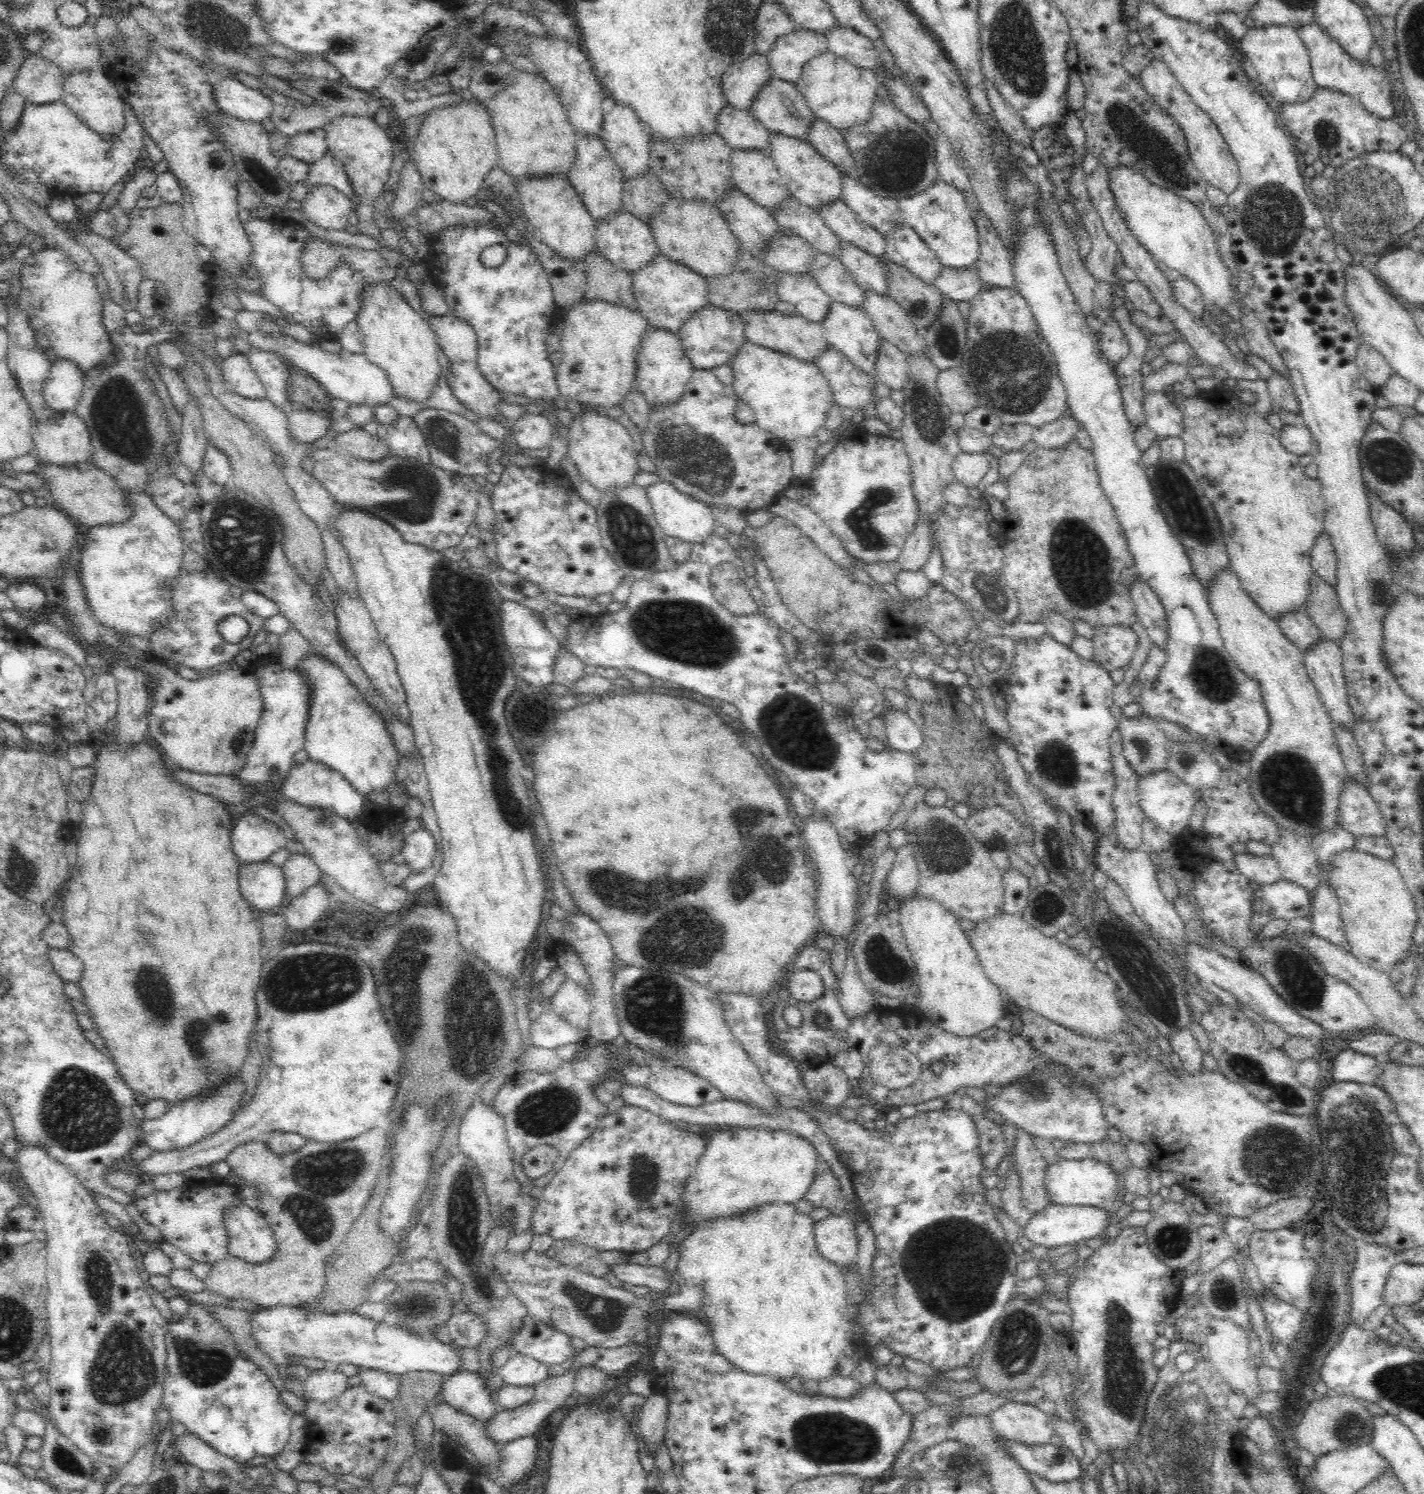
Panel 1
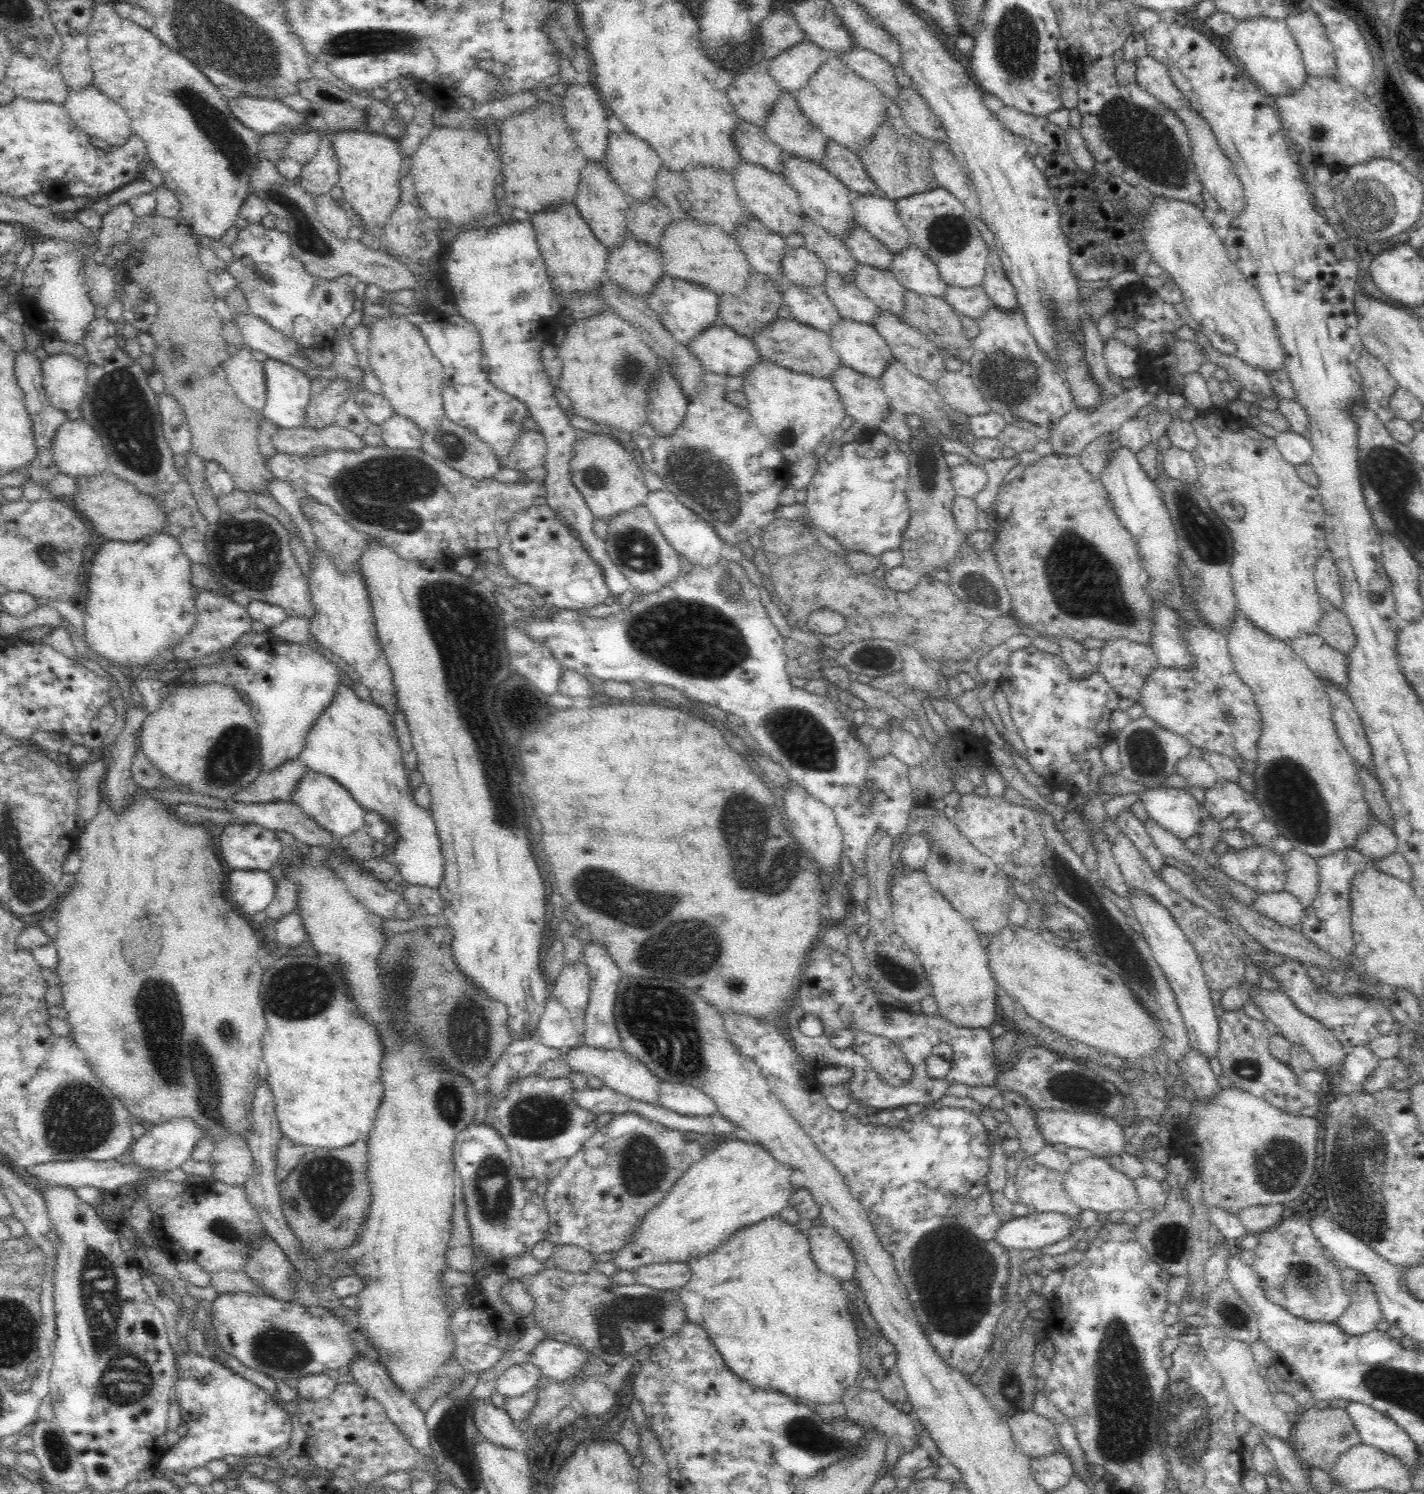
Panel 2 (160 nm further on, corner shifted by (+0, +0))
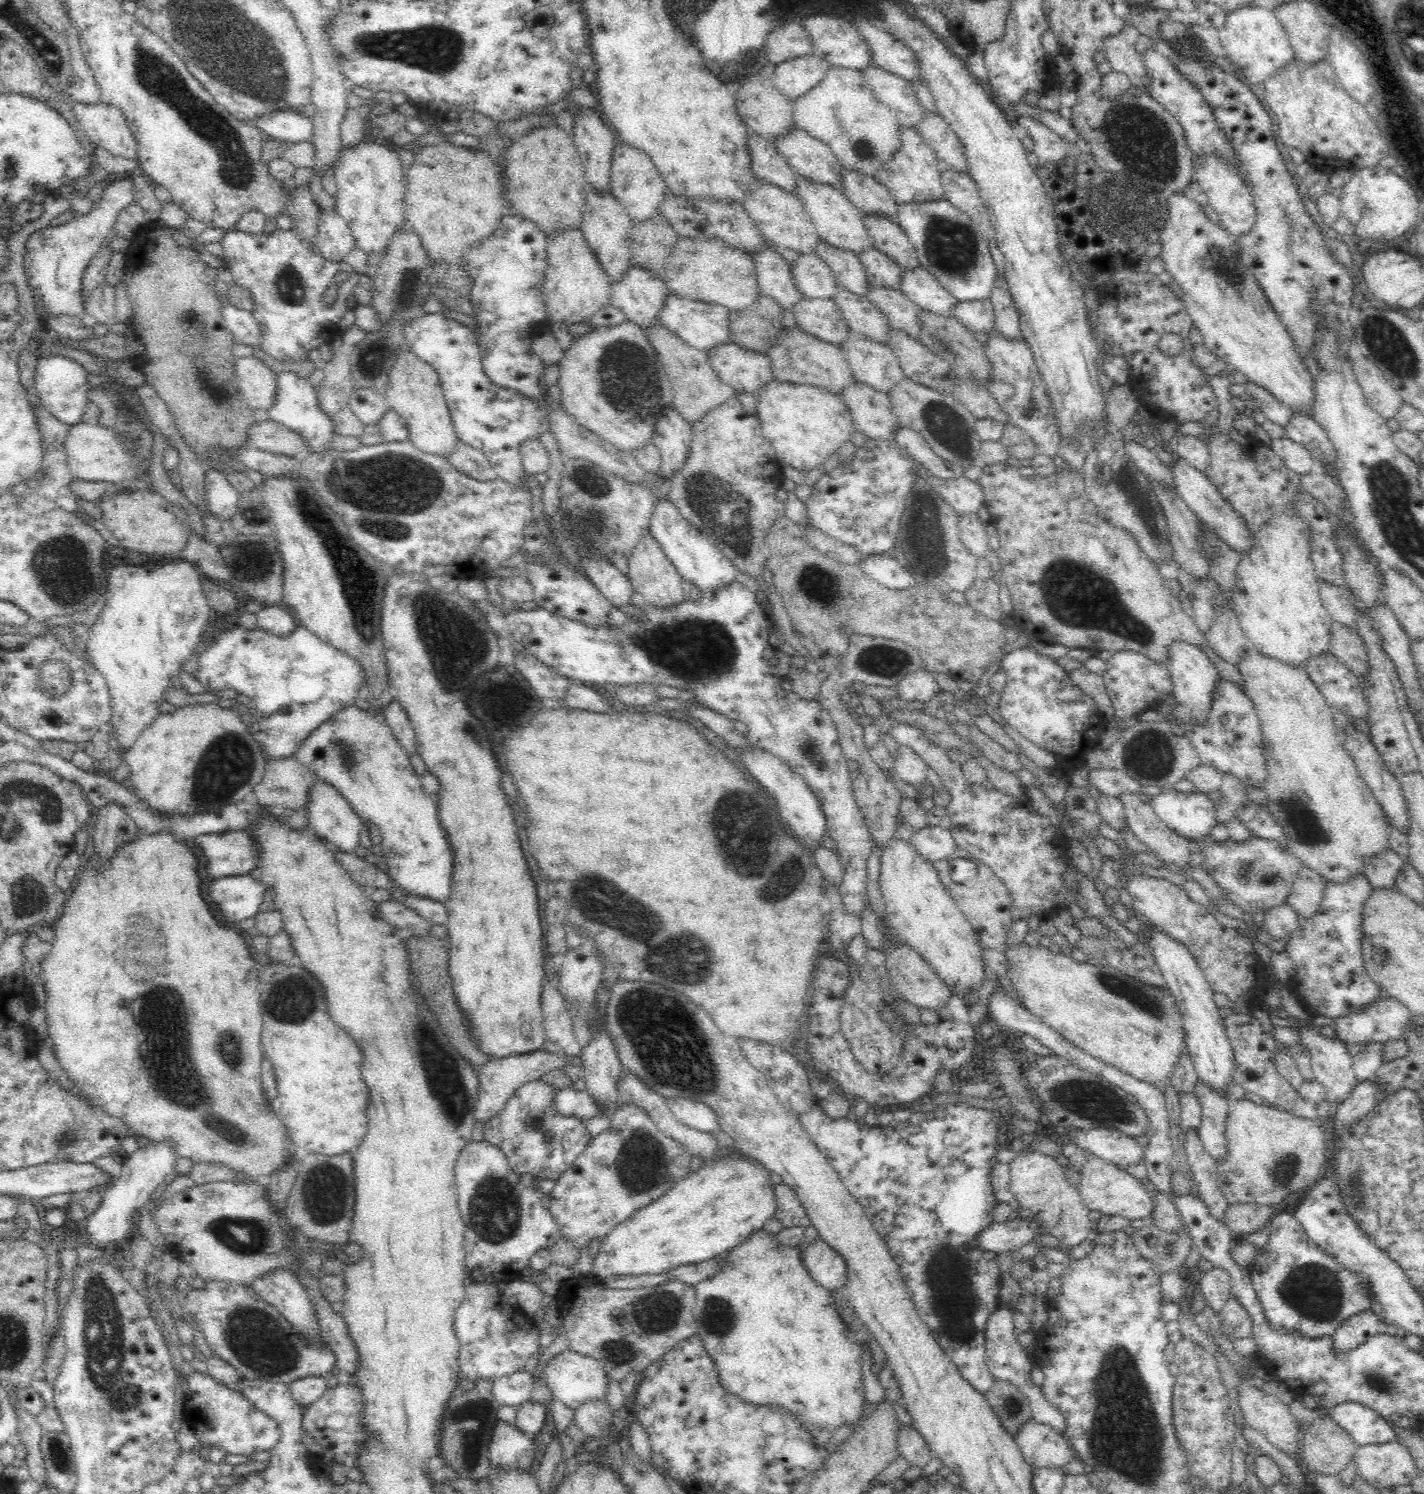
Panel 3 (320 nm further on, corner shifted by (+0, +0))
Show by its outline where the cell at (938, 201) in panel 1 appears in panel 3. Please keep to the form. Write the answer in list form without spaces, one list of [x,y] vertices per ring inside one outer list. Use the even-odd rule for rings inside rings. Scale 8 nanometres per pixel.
[[[944,199],[899,204],[896,222],[908,235],[920,266],[940,283],[957,301],[990,299],[996,267],[990,255],[990,242],[966,213]]]

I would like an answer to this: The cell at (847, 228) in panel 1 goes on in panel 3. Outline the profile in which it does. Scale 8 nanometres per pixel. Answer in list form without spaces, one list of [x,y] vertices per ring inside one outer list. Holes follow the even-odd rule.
[[[872,248],[861,252],[859,259],[864,265],[869,286],[901,290],[903,270],[886,253]]]

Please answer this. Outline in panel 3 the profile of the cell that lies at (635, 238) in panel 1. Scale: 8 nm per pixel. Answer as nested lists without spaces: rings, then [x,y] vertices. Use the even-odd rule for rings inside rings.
[[[632,267],[625,275],[611,284],[610,304],[624,312],[626,321],[630,321],[642,330],[646,330],[660,324],[659,314],[668,296],[666,283],[652,271],[640,267]]]

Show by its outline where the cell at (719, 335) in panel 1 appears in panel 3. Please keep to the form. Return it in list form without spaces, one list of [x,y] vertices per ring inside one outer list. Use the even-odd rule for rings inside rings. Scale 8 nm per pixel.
[[[732,342],[715,346],[706,353],[720,381],[728,384],[735,393],[750,393],[750,395],[755,397],[758,396],[758,392],[760,392],[762,388],[768,386],[768,383],[776,380],[767,354],[760,354],[758,351],[743,349]]]

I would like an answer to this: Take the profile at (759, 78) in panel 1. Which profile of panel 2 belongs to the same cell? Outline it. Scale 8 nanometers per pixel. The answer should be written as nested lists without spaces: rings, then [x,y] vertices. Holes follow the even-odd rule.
[[[762,59],[756,66],[746,69],[731,82],[727,95],[739,116],[758,126],[765,127],[771,108],[784,89],[769,73],[770,61]]]

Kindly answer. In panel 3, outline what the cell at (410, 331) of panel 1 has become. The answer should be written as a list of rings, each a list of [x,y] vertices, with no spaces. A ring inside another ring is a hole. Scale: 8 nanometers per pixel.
[[[407,346],[402,349],[388,373],[390,380],[383,392],[384,398],[388,406],[406,422],[408,440],[417,450],[448,460],[448,456],[456,450],[459,439],[443,396],[438,373],[428,363],[420,361]]]

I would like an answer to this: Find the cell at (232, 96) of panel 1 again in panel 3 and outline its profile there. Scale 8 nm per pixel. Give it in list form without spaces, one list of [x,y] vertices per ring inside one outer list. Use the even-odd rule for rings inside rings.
[[[275,110],[259,116],[253,124],[261,130],[266,139],[292,143],[311,142],[312,121],[300,114],[300,111]]]

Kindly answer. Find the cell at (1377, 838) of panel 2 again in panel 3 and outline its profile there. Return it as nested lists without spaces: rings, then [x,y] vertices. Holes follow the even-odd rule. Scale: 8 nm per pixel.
[[[1389,848],[1381,852],[1378,858],[1366,863],[1365,878],[1374,891],[1397,890],[1396,881],[1402,872],[1402,866],[1404,866],[1402,858]]]

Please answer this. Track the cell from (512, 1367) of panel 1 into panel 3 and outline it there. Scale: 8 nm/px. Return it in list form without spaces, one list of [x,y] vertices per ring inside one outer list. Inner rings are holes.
[[[520,1370],[516,1374],[496,1380],[493,1383],[493,1397],[501,1406],[519,1407],[530,1401],[534,1384],[532,1372]]]

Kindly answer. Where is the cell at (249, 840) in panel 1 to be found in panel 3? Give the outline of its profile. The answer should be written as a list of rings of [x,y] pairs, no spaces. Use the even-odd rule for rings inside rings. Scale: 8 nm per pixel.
[[[246,831],[198,834],[191,839],[206,859],[208,878],[248,875],[259,863],[256,843]]]

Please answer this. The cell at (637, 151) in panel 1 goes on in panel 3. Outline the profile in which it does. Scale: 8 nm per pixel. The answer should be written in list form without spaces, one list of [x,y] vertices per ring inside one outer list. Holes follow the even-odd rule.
[[[616,140],[611,162],[612,194],[628,212],[632,224],[644,222],[660,214],[659,210],[668,192],[662,175],[644,151]]]

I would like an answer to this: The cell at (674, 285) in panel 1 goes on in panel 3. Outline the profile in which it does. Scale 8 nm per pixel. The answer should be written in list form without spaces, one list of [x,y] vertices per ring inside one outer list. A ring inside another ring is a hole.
[[[668,295],[659,314],[659,322],[672,334],[681,338],[688,346],[708,352],[715,346],[730,342],[729,310],[720,305],[692,301],[676,295]]]

